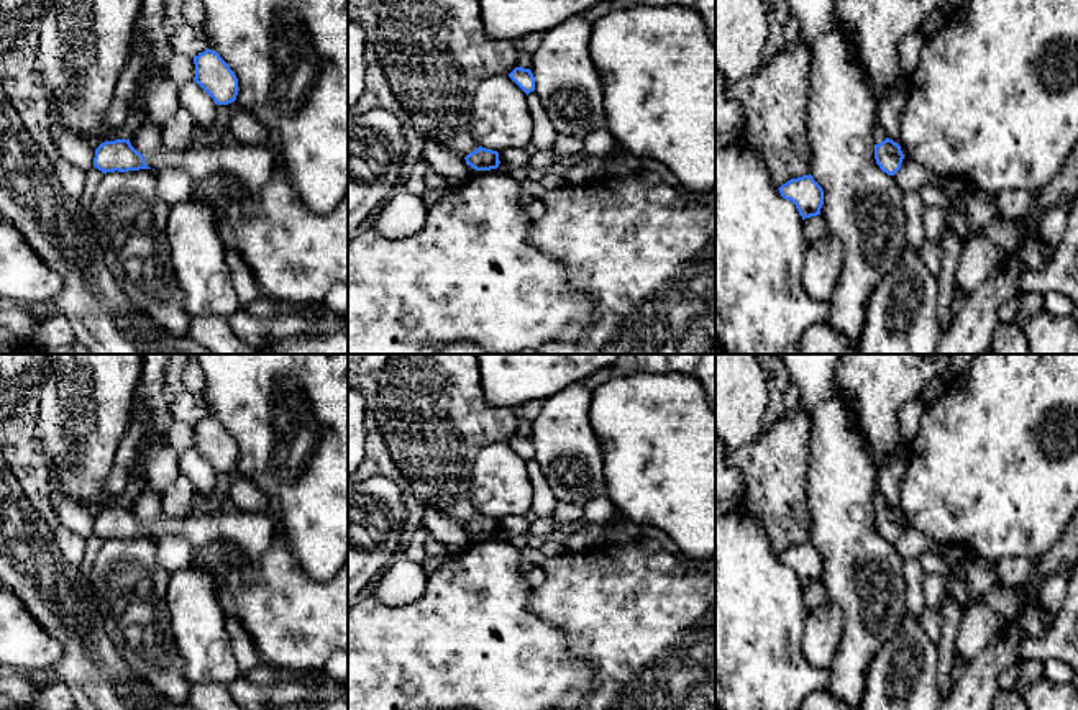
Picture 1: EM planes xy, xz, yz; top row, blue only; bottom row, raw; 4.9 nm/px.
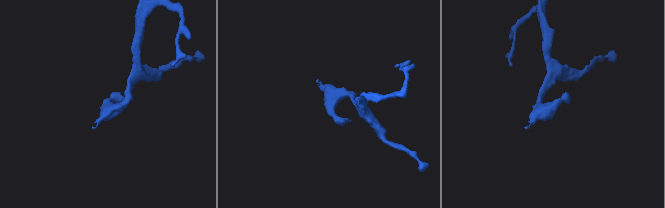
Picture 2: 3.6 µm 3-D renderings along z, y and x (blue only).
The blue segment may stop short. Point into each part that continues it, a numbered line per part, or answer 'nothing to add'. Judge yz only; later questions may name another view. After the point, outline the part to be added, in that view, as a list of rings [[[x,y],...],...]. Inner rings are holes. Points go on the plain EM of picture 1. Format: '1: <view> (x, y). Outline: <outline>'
nothing to add

